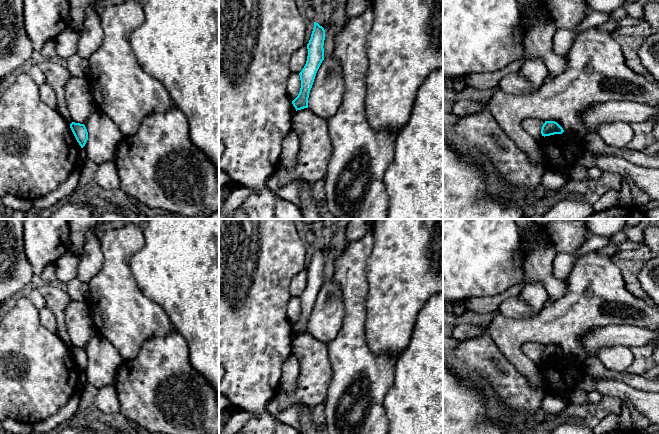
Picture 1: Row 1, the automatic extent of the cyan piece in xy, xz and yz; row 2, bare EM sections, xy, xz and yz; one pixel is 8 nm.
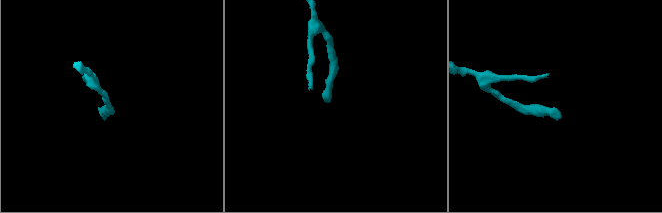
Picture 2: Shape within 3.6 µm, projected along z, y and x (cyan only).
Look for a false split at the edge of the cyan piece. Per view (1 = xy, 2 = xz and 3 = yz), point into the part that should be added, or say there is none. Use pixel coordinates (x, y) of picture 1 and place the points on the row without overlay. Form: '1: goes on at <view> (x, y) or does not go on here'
1: does not go on here
2: does not go on here
3: does not go on here

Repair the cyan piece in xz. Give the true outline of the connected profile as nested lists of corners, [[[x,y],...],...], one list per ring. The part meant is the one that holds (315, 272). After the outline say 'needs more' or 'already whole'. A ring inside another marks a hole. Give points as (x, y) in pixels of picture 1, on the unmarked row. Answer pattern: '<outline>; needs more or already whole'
[[[314,246],[314,252],[309,267],[307,268],[307,285],[299,297],[301,312],[298,320],[292,325],[296,335],[308,332],[309,317],[312,312],[316,297],[324,284],[325,254],[318,247]]]; already whole

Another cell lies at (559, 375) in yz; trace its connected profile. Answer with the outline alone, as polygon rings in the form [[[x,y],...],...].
[[[487,332],[475,338],[458,341],[454,355],[485,379],[487,389],[509,411],[510,420],[517,412],[525,416],[534,415],[542,407],[547,394],[566,398],[585,373],[583,363],[566,356],[542,360],[537,369],[543,386],[533,388],[528,379],[499,350]]]

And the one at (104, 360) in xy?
[[[95,333],[85,346],[88,364],[83,371],[87,383],[97,389],[114,385],[123,358],[114,346],[99,333]]]

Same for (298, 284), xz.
[[[303,269],[296,276],[294,276],[290,283],[289,288],[289,292],[292,297],[299,298],[302,295],[306,288],[307,280],[308,280],[307,269]]]

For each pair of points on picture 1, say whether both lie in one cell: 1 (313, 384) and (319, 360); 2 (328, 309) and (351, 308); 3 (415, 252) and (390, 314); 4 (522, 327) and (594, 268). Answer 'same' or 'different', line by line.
1: same
2: different
3: same
4: same

